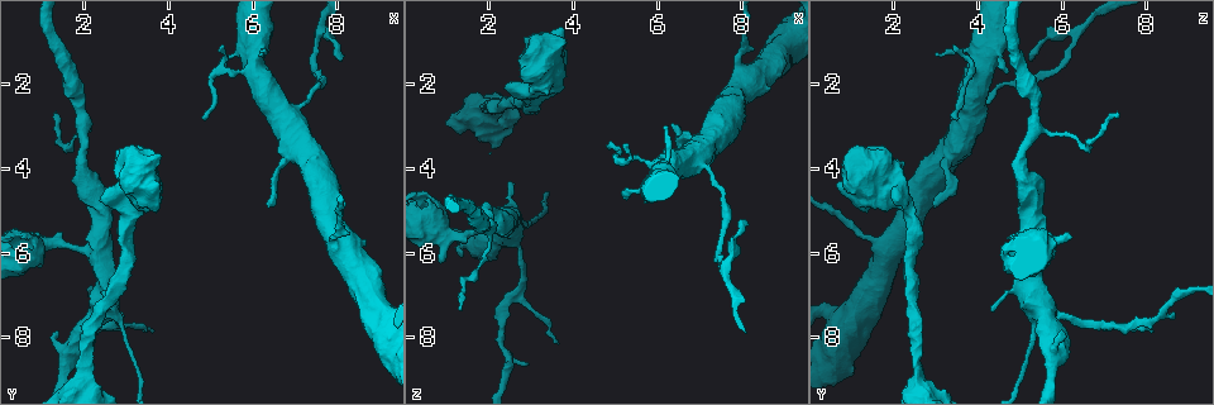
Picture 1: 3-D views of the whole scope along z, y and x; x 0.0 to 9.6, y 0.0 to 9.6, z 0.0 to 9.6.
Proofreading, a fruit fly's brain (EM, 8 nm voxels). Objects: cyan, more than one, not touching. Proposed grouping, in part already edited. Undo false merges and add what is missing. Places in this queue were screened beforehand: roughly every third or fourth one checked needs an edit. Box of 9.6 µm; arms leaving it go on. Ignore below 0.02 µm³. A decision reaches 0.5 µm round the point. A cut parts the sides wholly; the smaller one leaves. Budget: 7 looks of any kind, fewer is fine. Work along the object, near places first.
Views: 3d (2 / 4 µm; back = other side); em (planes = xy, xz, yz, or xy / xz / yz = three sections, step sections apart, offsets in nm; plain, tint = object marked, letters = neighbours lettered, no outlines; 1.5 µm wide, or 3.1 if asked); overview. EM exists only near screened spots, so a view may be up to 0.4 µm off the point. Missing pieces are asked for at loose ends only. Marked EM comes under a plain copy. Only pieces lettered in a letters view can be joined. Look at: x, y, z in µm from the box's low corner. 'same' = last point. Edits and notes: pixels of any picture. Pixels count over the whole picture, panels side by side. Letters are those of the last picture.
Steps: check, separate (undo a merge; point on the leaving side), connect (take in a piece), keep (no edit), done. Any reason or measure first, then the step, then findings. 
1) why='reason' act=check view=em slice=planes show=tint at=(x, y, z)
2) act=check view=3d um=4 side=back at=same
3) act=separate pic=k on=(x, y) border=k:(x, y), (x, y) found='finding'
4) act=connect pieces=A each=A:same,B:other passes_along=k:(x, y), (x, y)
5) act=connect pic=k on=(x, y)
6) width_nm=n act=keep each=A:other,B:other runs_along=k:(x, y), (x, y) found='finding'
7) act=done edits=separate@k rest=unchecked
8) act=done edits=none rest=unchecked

why='free end' act=check view=em slice=xy step=8 show=letters at=(3.00, 7.55, 8.60)

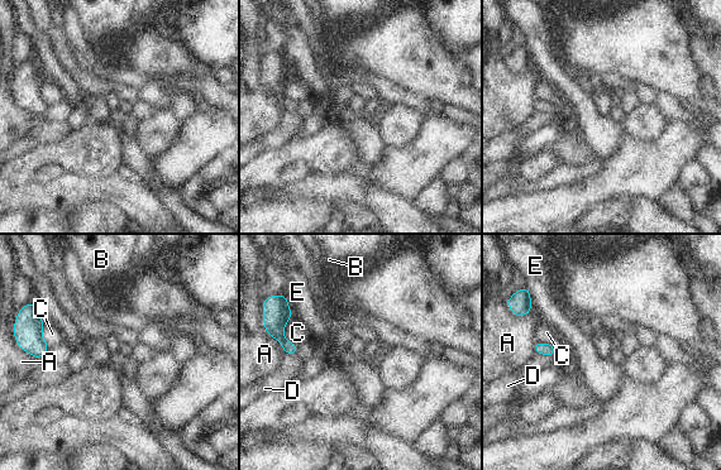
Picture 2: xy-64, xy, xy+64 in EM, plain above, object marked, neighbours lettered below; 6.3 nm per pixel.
why='cut it another way' act=check view=em slice=planes show=letters at=same

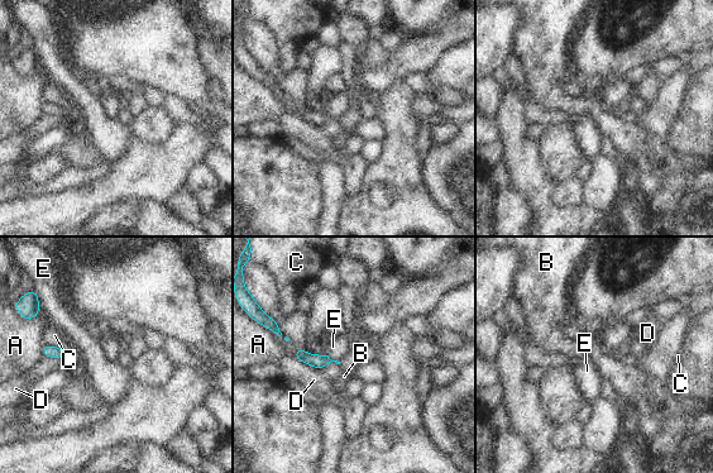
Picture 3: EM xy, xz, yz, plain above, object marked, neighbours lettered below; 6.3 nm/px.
act=keep each=A:other,B:other,C:other,D:other,E:other border=3:(328, 354), (331, 359), (339, 362) found='no lettered piece goes on from it'

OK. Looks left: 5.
why='small branch off a trunk' act=check view=3d um=4 at=(2.60, 7.40, 5.70)

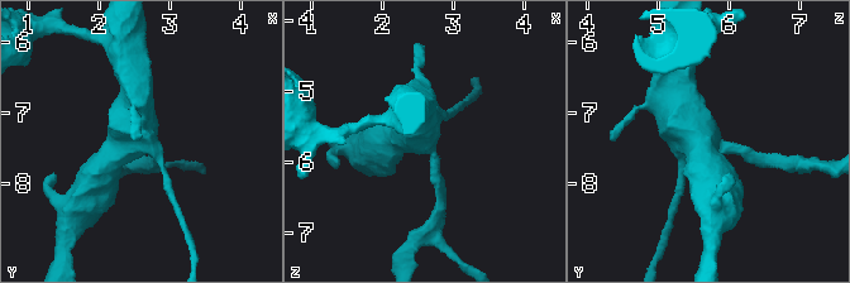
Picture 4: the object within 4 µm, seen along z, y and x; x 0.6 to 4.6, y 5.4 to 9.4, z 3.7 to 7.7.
why='now the EM' act=check view=em slice=planes show=letters at=(2.65, 7.40, 5.70)

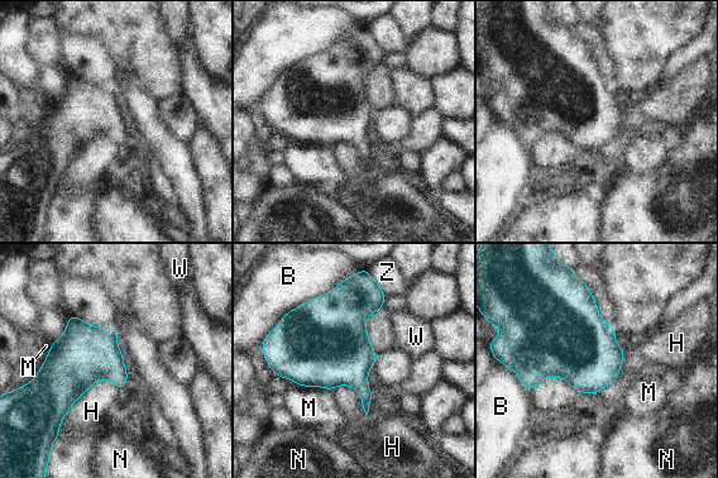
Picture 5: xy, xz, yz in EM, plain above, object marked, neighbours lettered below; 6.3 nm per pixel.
act=keep each=B:other,H:other,M:other,N:other,W:other,Z:other found='continuous, no second neuron'

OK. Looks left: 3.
act=check view=3d um=4 at=(3.75, 4.80, 1.00)

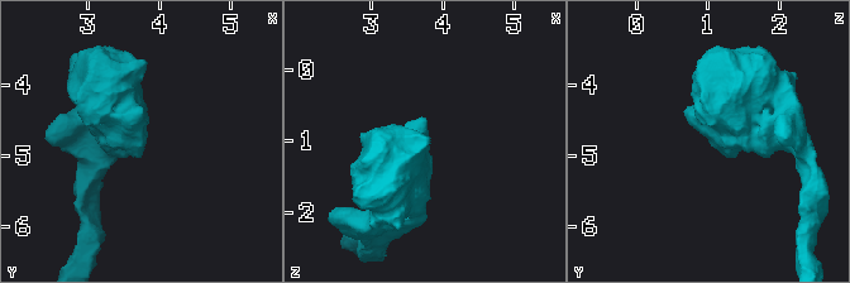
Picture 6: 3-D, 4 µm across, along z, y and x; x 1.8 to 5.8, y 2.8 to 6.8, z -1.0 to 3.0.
why='now the EM' act=check view=em slice=yz step=4 show=letters at=(3.75, 4.85, 1.05)

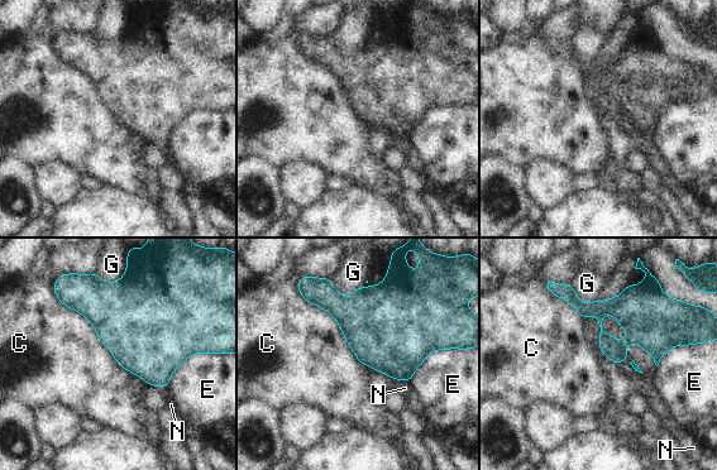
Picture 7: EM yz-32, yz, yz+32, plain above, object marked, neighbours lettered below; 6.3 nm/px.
act=check view=em slice=planes show=letters at=same

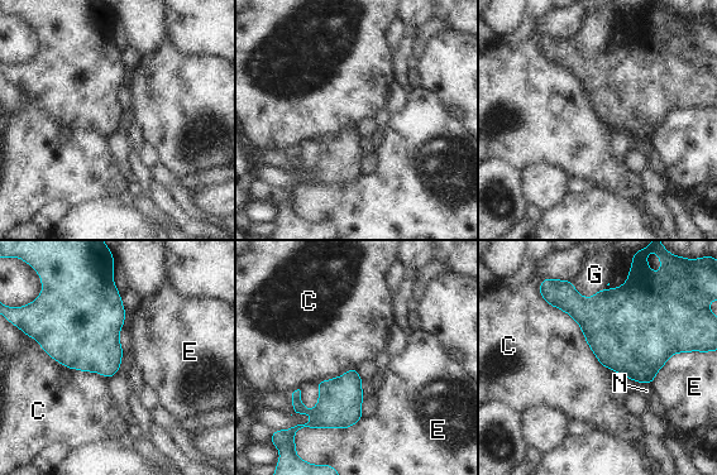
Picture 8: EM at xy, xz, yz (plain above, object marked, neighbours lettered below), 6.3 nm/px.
act=keep each=C:other,E:other,G:other,N:other border=8:(32, 337), (65, 366), (108, 379) found='none of them fits'

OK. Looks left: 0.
act=done edits=none rest=unchecked

